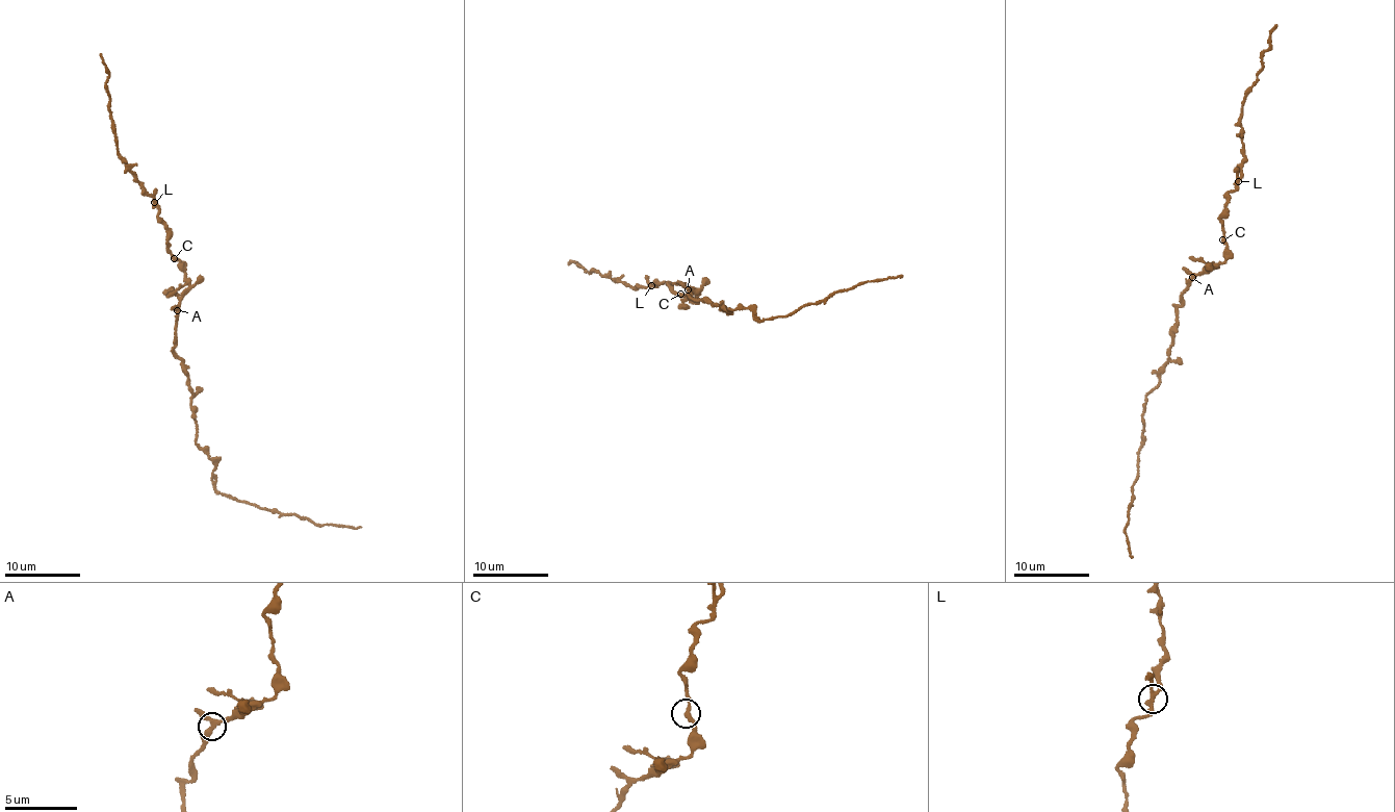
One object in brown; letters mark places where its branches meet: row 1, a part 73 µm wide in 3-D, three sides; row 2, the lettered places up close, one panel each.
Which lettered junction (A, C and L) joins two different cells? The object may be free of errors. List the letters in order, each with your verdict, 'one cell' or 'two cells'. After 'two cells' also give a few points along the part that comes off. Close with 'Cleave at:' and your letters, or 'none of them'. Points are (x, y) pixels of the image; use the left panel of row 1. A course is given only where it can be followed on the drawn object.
A: one cell
C: one cell
L: one cell
Cleave at: none of them

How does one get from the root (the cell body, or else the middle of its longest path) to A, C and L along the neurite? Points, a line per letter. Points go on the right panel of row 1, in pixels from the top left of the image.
A: (1181, 295), (1192, 277)
C: (1181, 295), (1189, 278), (1224, 261), (1225, 247), (1222, 239)
L: (1181, 295), (1189, 278), (1224, 261), (1226, 248), (1220, 212), (1238, 181)

